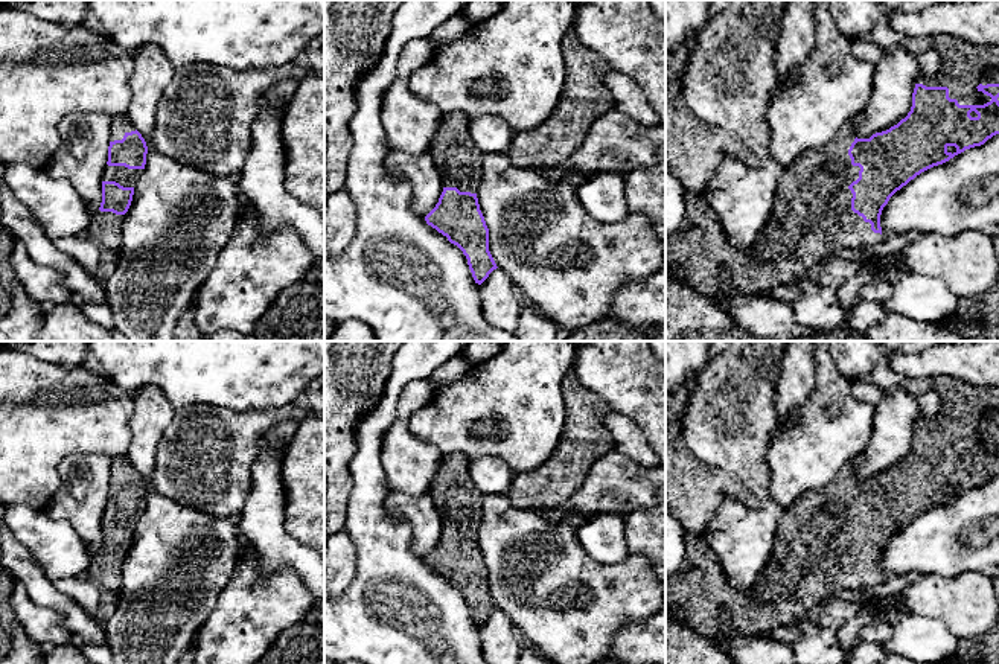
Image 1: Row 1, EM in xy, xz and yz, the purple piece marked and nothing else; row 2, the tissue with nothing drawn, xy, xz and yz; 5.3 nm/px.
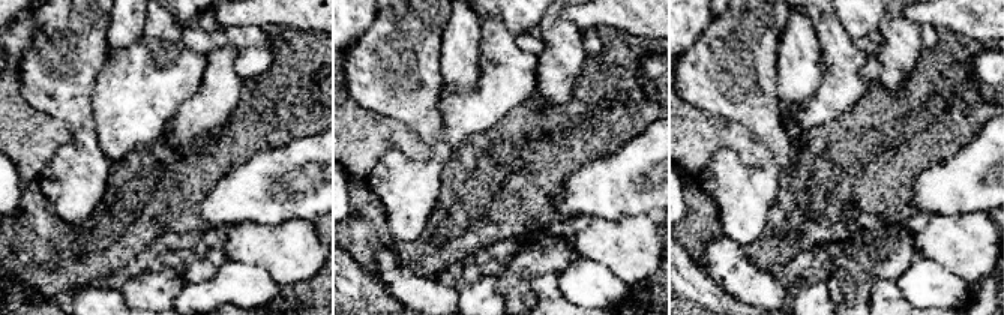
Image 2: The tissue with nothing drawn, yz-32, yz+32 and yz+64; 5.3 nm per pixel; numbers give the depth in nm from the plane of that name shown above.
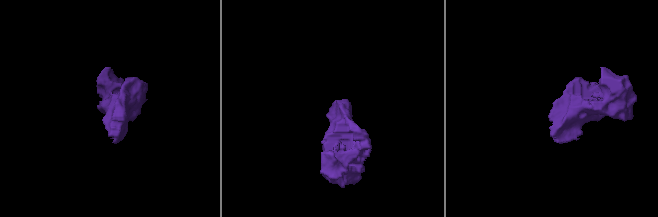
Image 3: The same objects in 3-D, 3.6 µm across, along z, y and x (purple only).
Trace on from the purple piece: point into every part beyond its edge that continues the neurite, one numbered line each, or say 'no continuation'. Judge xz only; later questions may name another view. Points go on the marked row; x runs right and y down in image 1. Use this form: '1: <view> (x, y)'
1: xz (459, 160)

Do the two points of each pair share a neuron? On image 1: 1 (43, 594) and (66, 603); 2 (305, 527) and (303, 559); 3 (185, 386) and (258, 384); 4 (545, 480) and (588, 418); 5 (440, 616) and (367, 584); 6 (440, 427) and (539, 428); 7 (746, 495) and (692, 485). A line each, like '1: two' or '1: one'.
1: one
2: two
3: one
4: one
5: one
6: one
7: one

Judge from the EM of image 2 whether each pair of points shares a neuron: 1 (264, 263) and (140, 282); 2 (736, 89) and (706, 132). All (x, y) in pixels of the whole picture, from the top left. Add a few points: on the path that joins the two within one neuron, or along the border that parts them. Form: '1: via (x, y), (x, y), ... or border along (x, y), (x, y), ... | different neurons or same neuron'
1: border along (183, 287), (174, 299) | different neurons
2: border along (686, 101), (701, 110), (734, 119), (749, 131) | different neurons

